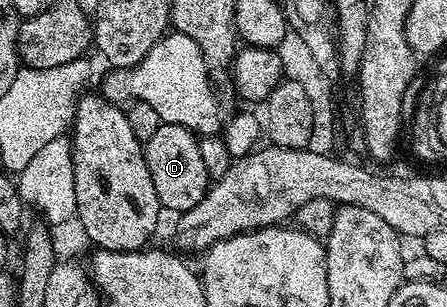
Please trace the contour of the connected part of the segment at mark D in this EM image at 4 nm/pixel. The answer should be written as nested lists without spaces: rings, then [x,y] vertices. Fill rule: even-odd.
[[[162,123],[159,129],[145,144],[145,160],[155,184],[155,193],[166,212],[180,213],[195,209],[199,201],[209,191],[211,180],[207,168],[203,166],[203,157],[199,154],[199,138],[183,125]]]

